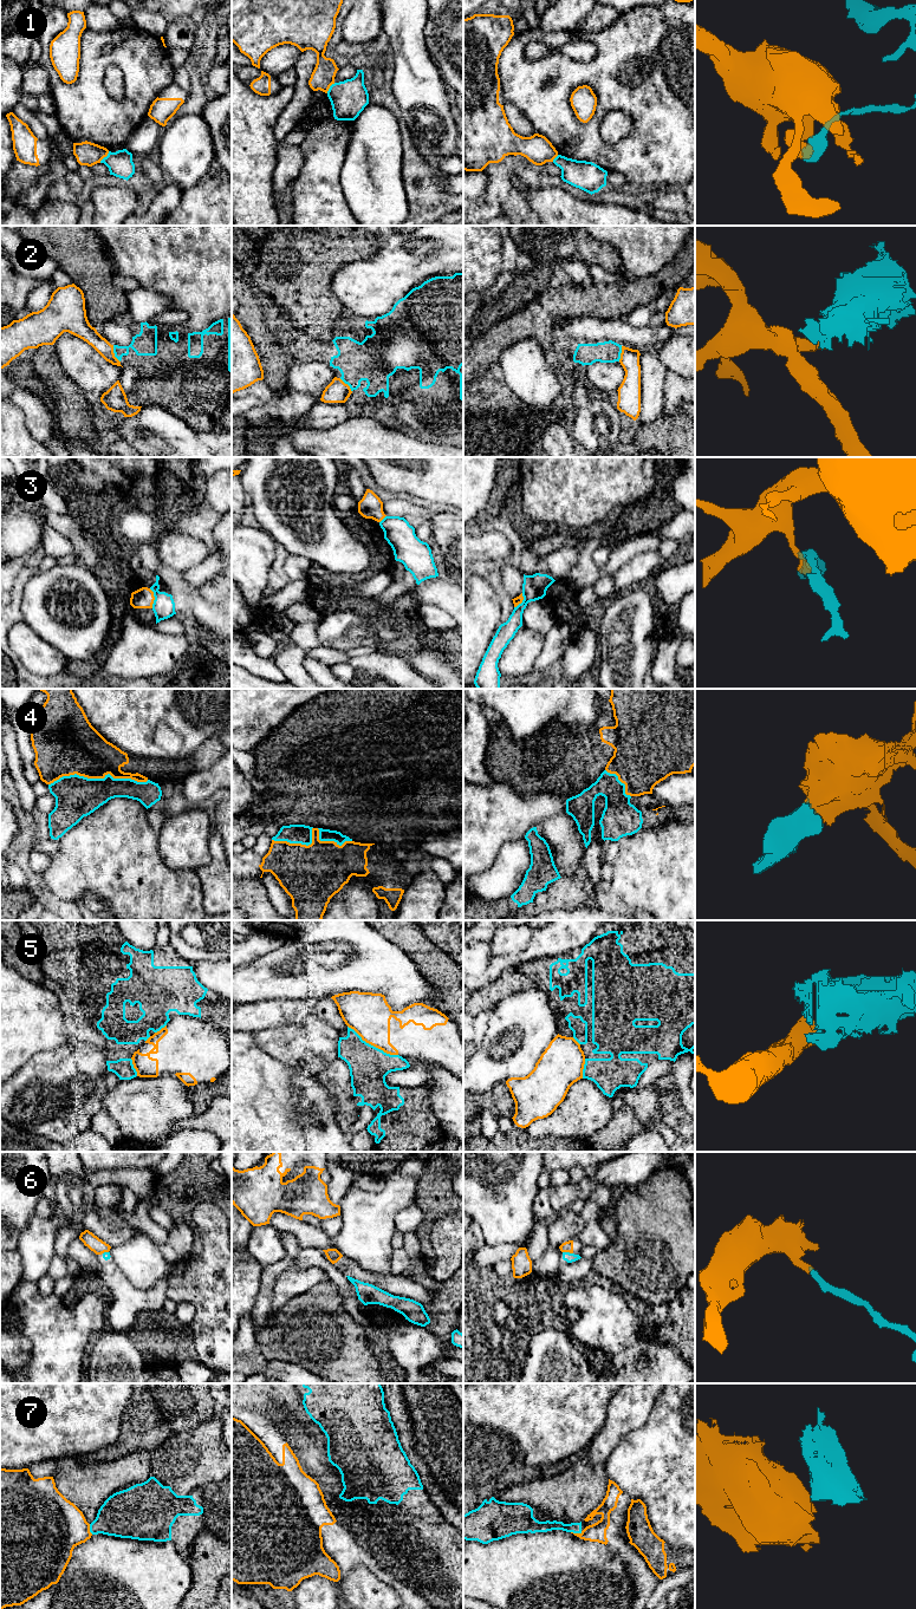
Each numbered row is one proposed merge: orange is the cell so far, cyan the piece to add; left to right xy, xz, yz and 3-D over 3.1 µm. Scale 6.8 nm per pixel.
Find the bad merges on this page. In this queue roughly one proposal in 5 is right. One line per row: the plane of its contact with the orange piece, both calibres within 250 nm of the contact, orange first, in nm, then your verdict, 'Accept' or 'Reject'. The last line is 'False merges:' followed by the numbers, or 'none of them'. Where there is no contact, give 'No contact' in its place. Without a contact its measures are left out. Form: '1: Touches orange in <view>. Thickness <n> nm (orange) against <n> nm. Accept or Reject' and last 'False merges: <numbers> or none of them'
1: Touches orange in xy. Thickness 160 nm (orange) against 170 nm. Reject
2: Touches orange in xy. Thickness 110 nm (orange) against 160 nm. Reject
3: Touches orange in xy. Thickness 140 nm (orange) against 150 nm. Reject
4: Touches orange in xy. Thickness 360 nm (orange) against 280 nm. Accept
5: Touches orange in xz. Thickness 300 nm (orange) against 260 nm. Reject
6: Touches orange in yz. Thickness 80 nm (orange) against 70 nm. Reject
7: Touches orange in yz. Thickness 130 nm (orange) against 80 nm. Reject
False merges: 1, 2, 3, 5, 6, 7

